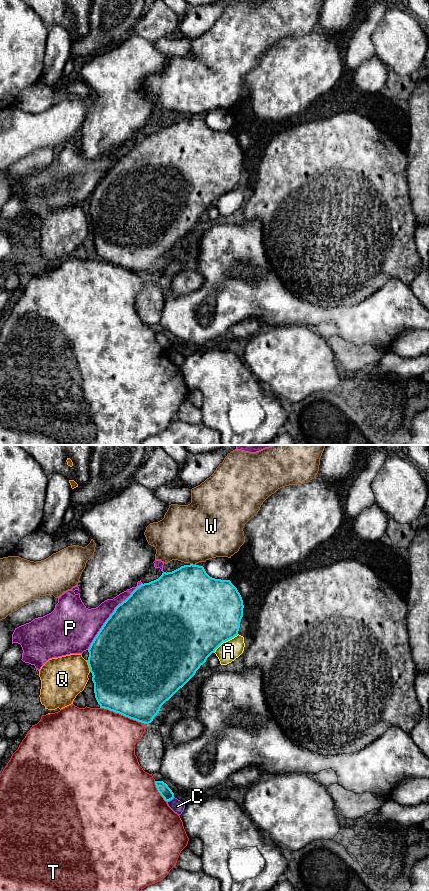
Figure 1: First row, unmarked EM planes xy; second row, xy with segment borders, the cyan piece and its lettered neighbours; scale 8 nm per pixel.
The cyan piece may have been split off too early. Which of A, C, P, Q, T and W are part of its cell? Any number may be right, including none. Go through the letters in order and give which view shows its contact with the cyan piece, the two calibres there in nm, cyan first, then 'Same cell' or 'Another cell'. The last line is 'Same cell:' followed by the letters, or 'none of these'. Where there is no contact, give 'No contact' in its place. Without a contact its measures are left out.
A: Touches cyan in xy. Thickness 500 nm (cyan) against 170 nm. Another cell
C: Touches cyan in xy. Thickness 90 nm (cyan) against 100 nm. Another cell
P: Touches cyan in xy. Thickness 500 nm (cyan) against 280 nm. Another cell
Q: Touches cyan in xy. Thickness 500 nm (cyan) against 360 nm. Another cell
T: Touches cyan in xy. Thickness 500 nm (cyan) against 480 nm. Another cell
W: Touches cyan in xy. Thickness 460 nm (cyan) against 480 nm. Another cell
Same cell: none of these

